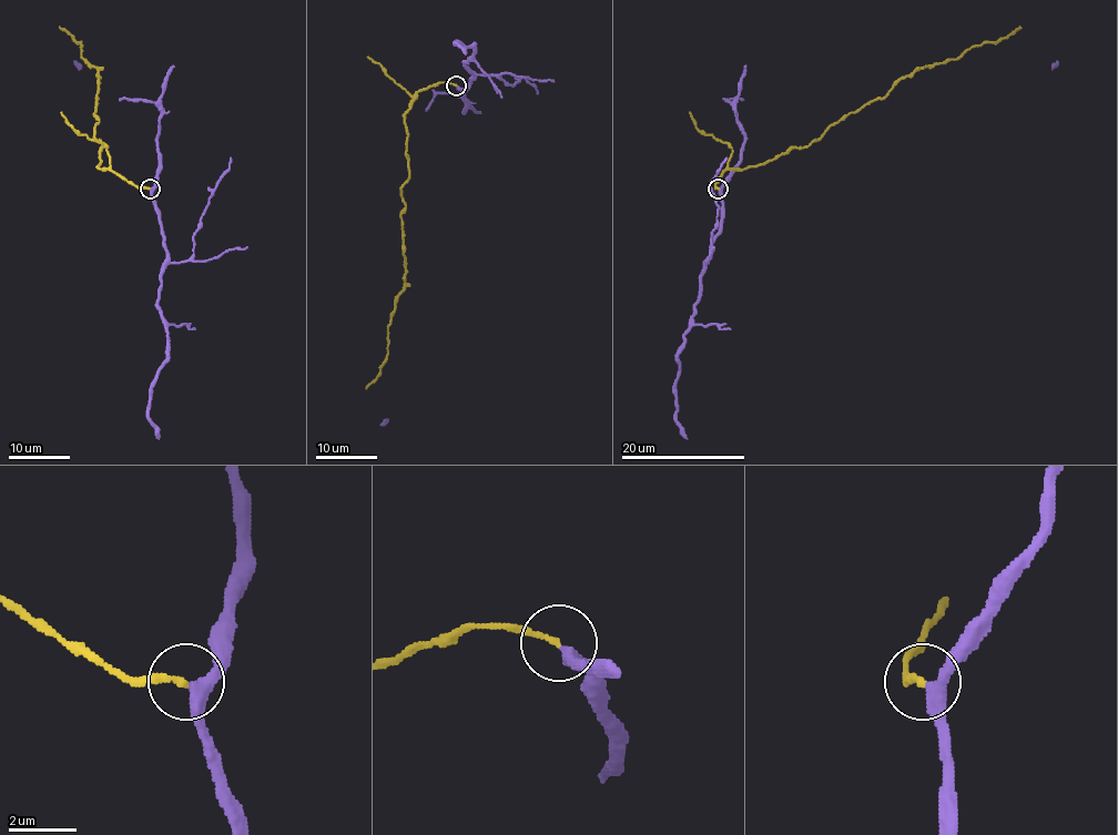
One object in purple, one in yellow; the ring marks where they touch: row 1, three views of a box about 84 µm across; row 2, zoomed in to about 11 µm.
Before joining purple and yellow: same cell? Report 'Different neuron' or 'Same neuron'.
Same neuron

